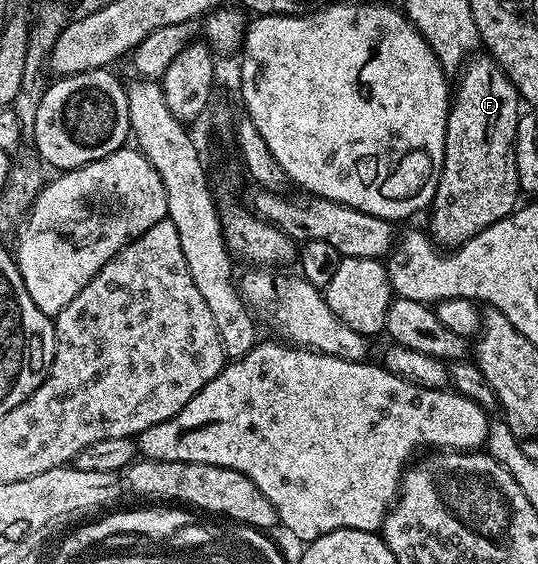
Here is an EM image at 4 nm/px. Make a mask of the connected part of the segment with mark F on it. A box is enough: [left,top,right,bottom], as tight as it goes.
[428,55,522,249]

